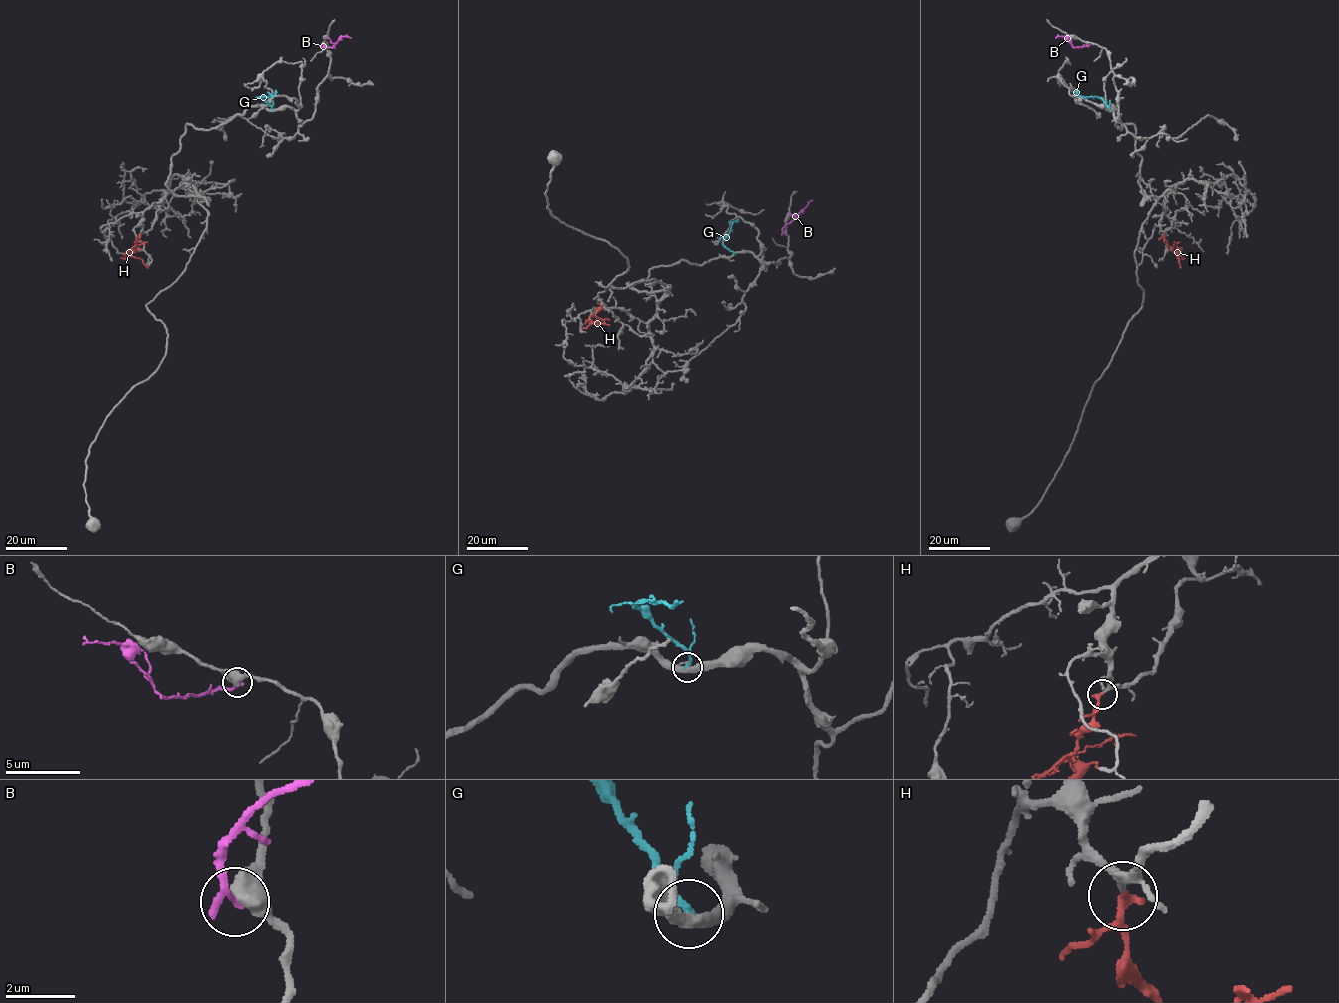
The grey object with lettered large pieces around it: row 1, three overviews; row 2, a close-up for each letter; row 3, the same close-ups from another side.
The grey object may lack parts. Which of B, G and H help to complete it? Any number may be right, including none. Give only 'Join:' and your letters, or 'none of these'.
Join: H

